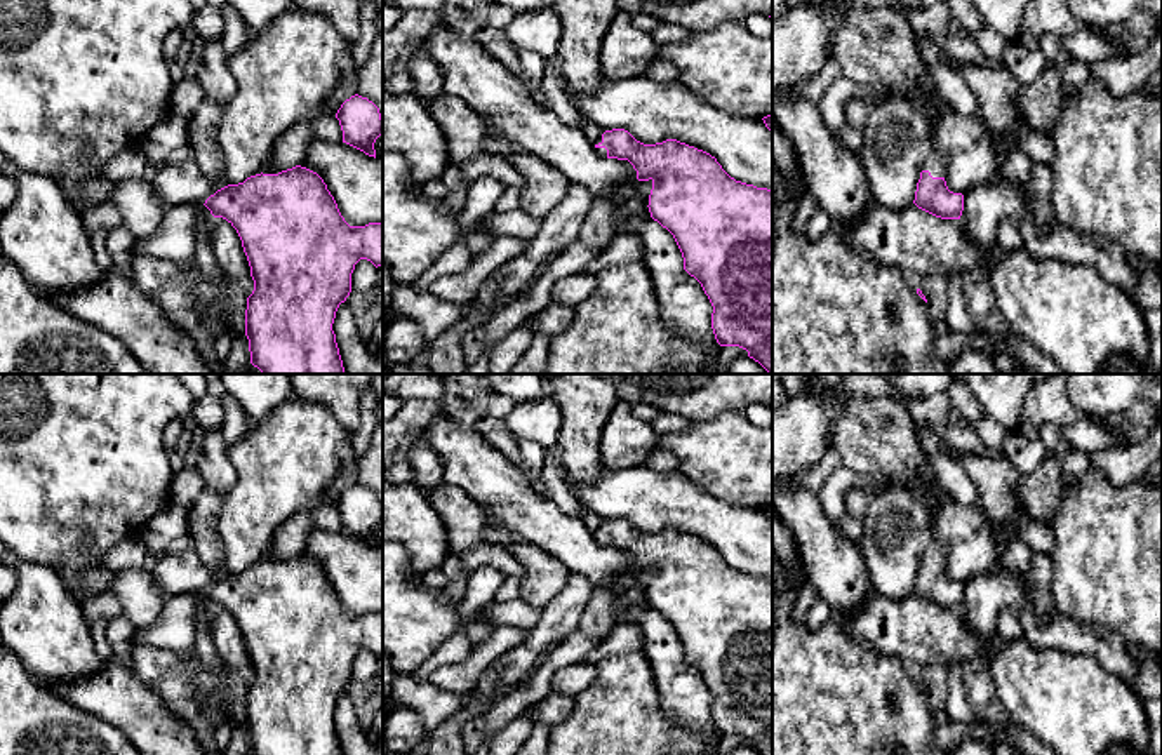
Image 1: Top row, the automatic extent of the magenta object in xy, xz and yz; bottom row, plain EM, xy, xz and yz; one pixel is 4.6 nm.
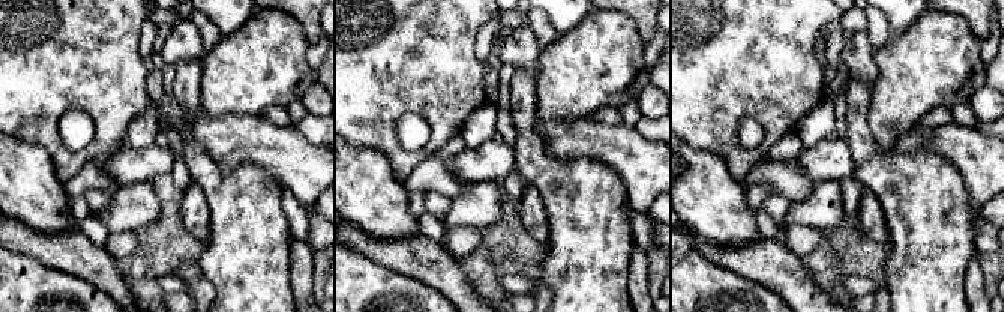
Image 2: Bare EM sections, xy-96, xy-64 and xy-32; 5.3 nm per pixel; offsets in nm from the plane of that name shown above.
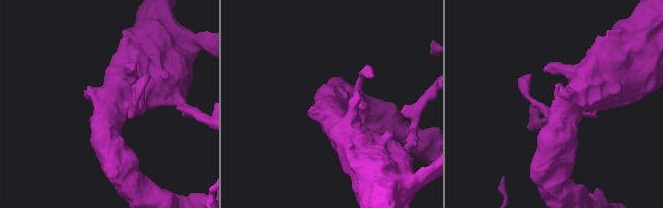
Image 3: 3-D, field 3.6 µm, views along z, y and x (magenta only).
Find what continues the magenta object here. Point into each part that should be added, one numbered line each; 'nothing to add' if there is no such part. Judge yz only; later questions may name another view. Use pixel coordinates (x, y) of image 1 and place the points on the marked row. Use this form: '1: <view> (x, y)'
1: yz (936, 164)

